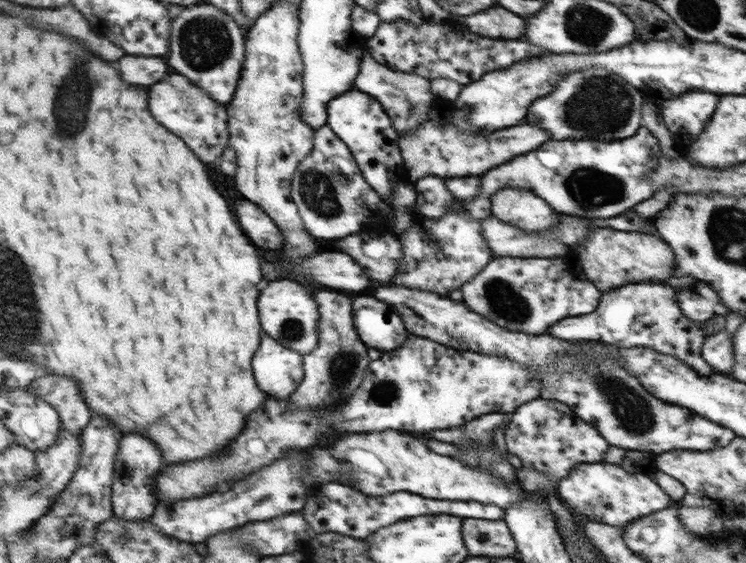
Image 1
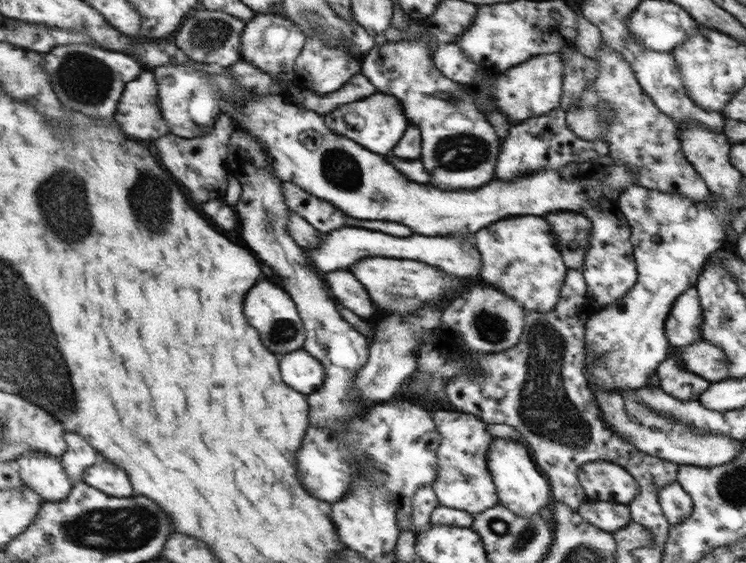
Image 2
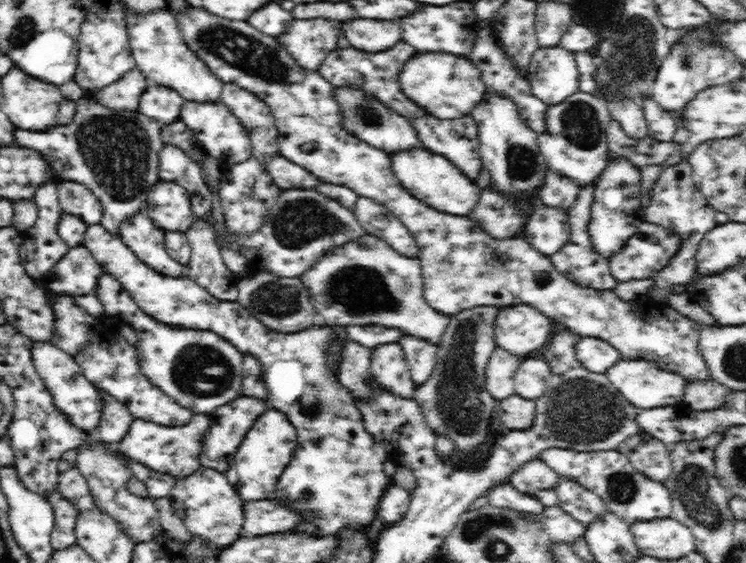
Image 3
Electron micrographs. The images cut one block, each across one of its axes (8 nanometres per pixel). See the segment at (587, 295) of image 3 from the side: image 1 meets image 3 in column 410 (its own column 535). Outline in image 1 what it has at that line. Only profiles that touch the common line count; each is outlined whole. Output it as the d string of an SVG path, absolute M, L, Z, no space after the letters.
M502 188L492 196L491 214L528 232L543 232L559 224L559 213L537 193L525 188Z

